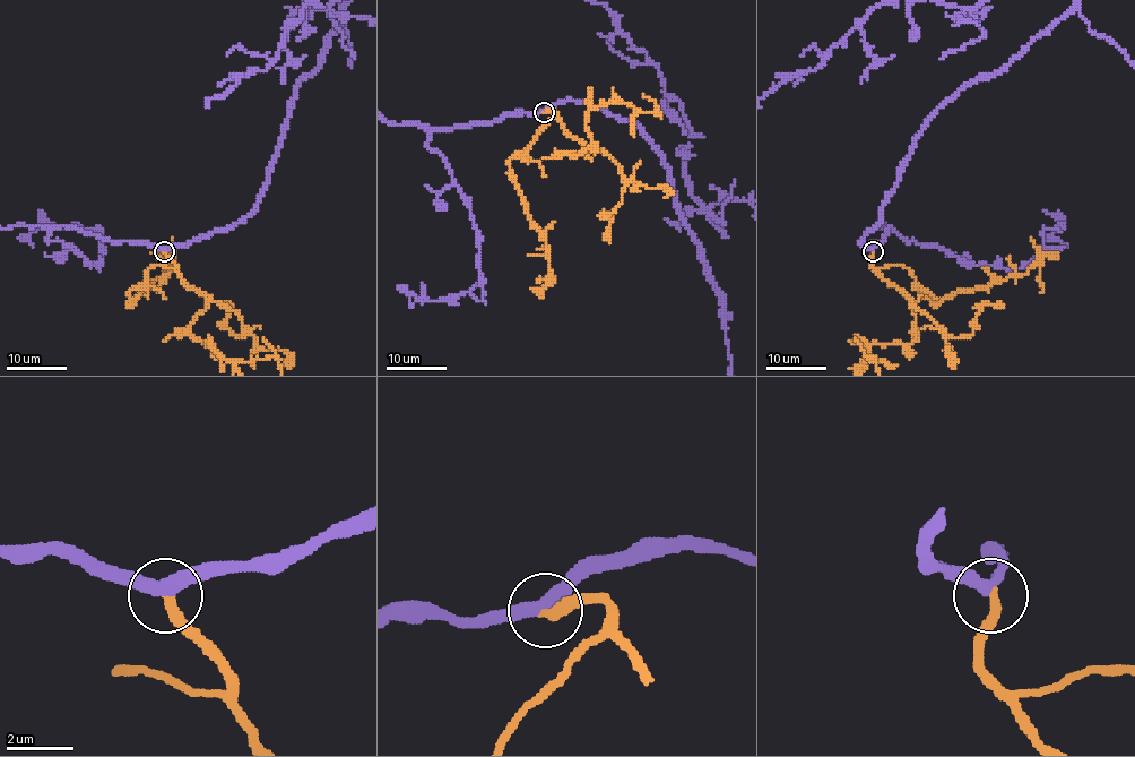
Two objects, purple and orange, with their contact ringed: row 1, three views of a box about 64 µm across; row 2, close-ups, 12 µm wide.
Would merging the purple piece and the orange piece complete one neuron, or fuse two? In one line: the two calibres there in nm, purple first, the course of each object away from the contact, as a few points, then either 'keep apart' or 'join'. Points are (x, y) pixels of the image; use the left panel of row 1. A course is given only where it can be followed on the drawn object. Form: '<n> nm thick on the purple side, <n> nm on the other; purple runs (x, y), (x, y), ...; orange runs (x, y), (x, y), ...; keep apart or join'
380 nm thick on the purple side, 320 nm on the other; orange runs (164, 250), (182, 281), (208, 301), (190, 328), (192, 337), (232, 361), (275, 357); join

